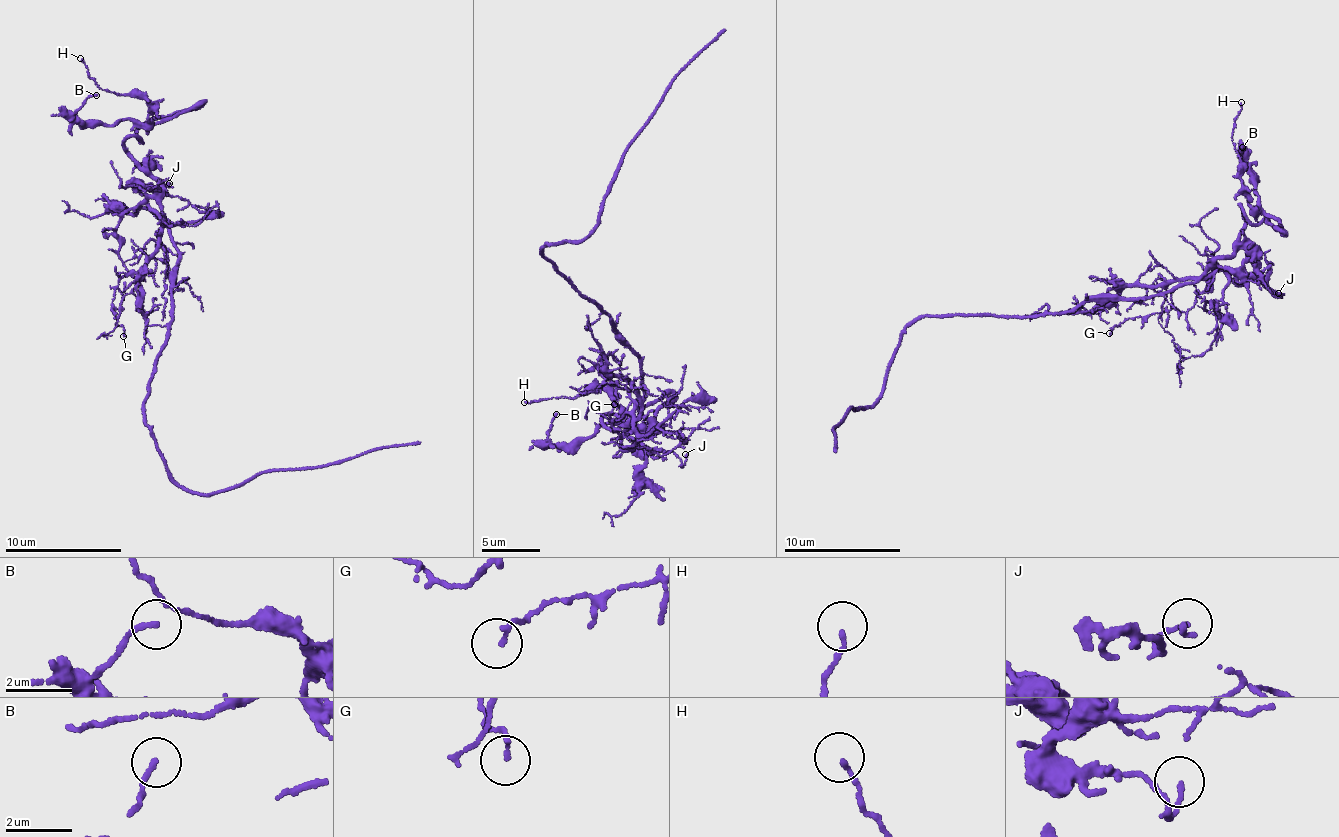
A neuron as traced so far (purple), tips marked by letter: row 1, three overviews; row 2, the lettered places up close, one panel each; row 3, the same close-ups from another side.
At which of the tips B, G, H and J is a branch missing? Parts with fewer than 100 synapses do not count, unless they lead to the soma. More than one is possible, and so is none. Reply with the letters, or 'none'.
none

